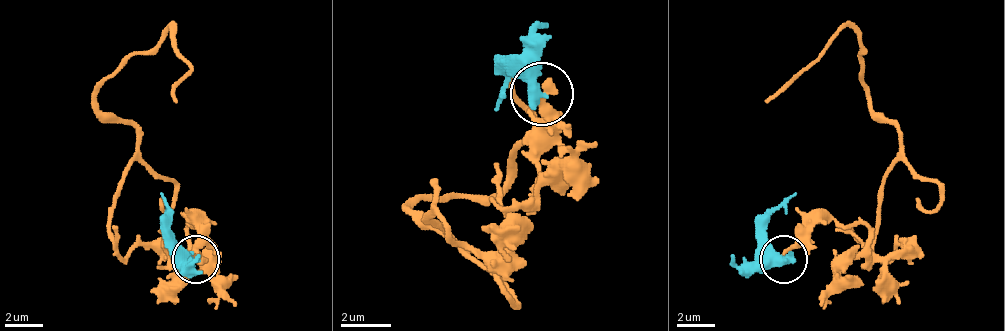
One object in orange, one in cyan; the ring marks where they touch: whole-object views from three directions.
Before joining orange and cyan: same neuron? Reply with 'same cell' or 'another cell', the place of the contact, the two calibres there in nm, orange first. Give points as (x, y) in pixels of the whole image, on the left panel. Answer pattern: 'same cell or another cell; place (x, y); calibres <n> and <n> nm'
another cell; place (195, 259); calibres 360 and 600 nm

